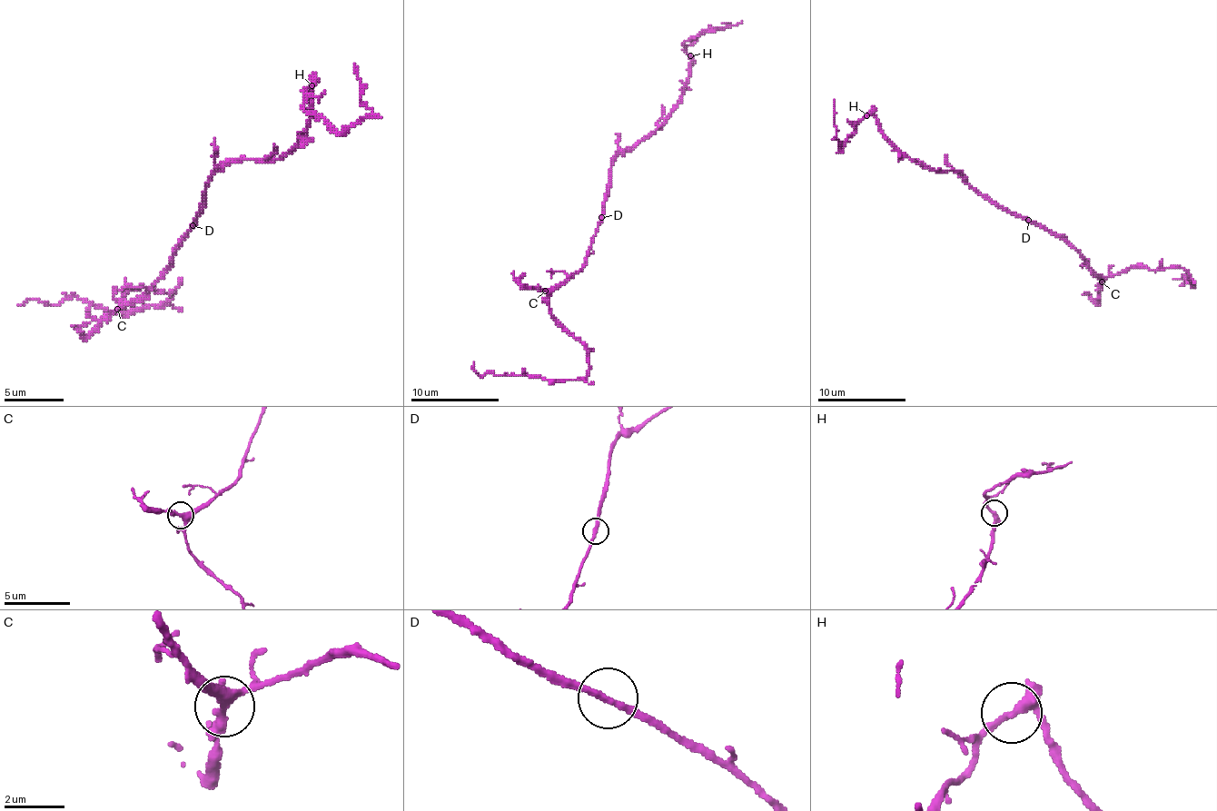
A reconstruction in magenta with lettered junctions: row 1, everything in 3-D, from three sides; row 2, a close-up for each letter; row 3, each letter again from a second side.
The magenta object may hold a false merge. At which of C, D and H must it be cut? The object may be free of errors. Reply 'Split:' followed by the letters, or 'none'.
Split: none

